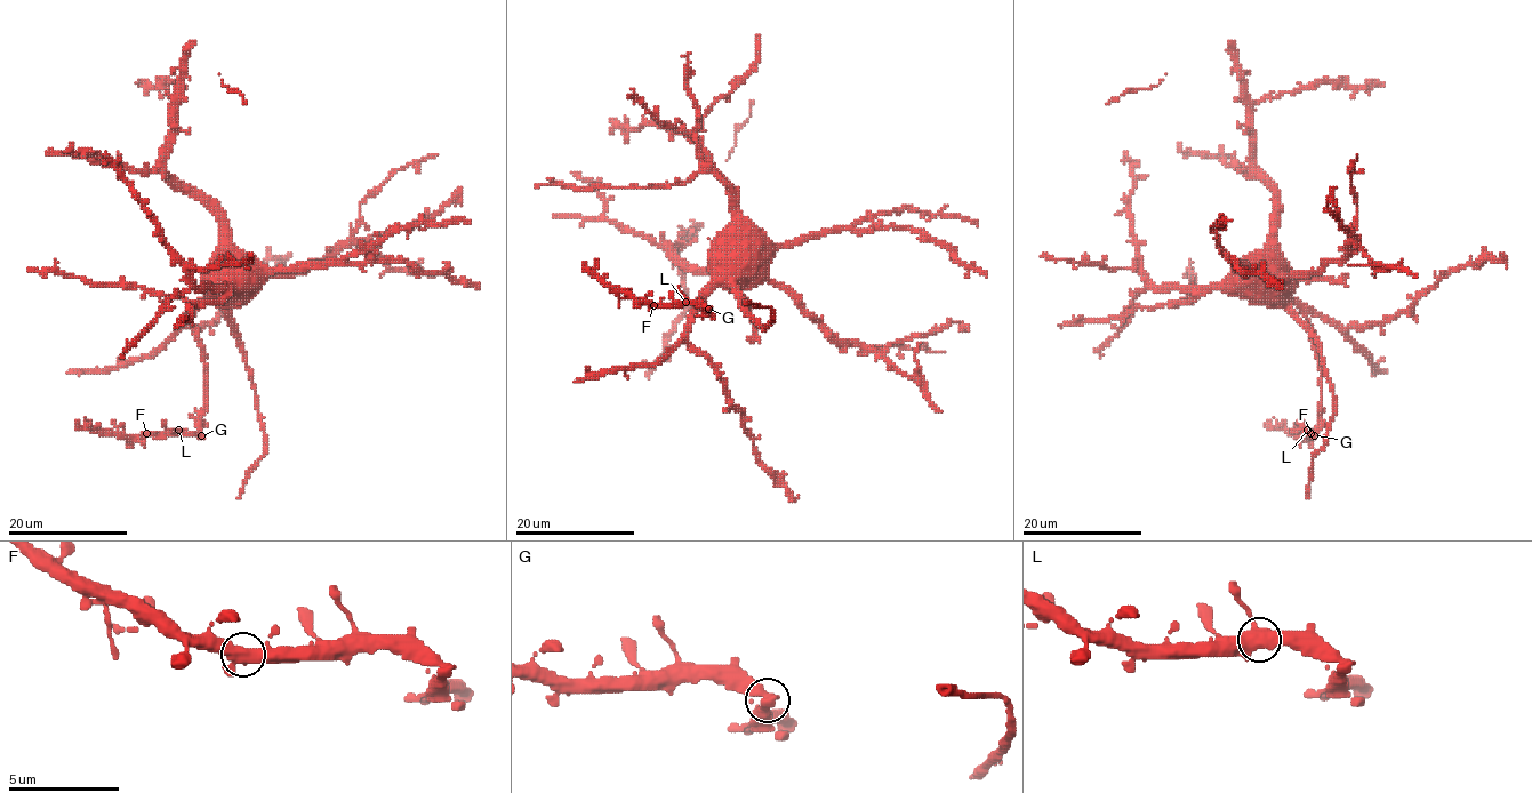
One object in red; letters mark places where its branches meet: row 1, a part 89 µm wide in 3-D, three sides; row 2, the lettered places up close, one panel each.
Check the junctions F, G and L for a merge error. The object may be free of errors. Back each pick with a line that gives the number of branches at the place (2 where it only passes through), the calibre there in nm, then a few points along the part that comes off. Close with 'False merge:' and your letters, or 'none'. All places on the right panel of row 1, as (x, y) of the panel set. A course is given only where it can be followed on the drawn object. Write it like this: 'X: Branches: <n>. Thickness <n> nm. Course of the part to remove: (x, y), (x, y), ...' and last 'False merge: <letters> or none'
G: Branches: 2. Thickness 500 nm
False merge: G

